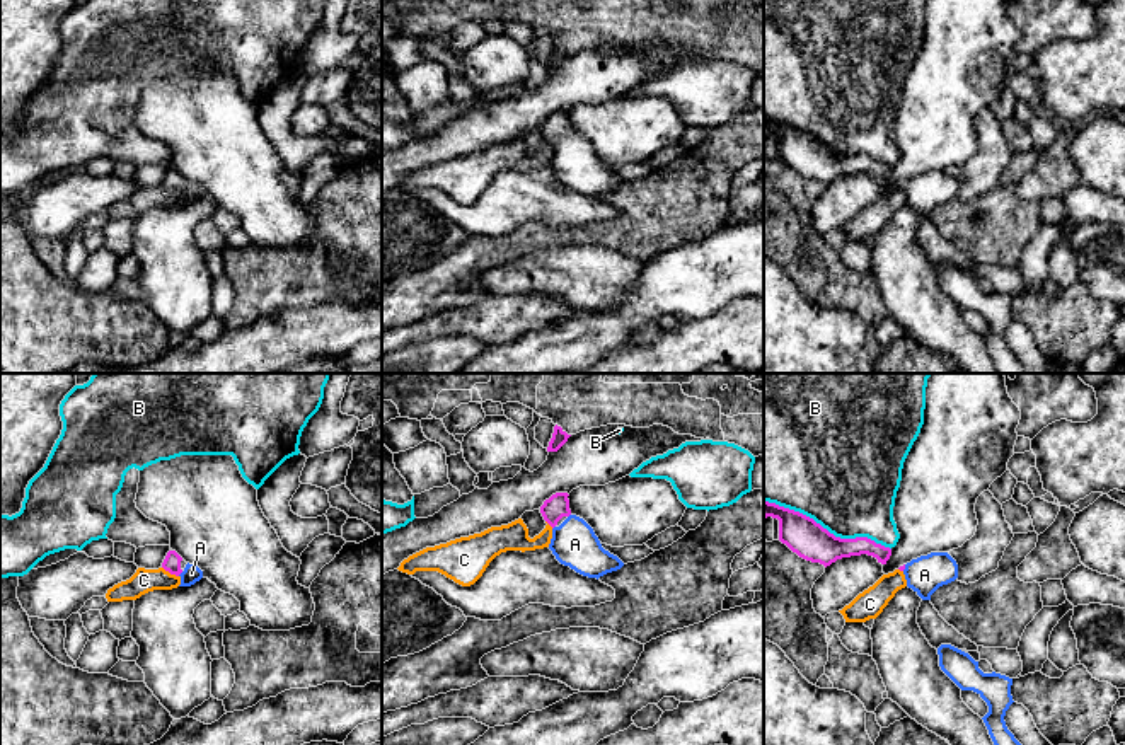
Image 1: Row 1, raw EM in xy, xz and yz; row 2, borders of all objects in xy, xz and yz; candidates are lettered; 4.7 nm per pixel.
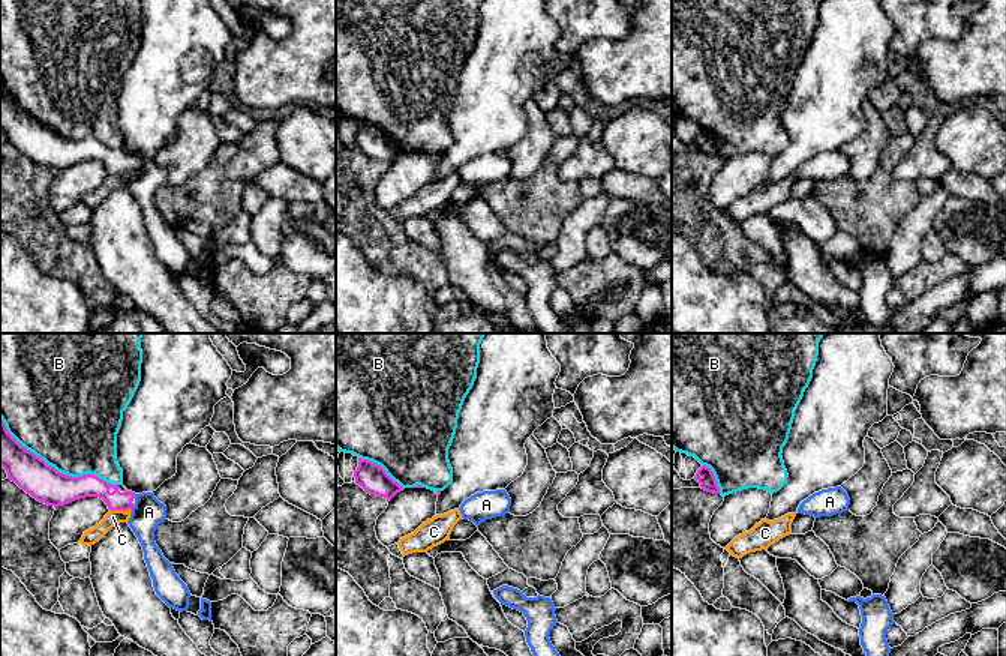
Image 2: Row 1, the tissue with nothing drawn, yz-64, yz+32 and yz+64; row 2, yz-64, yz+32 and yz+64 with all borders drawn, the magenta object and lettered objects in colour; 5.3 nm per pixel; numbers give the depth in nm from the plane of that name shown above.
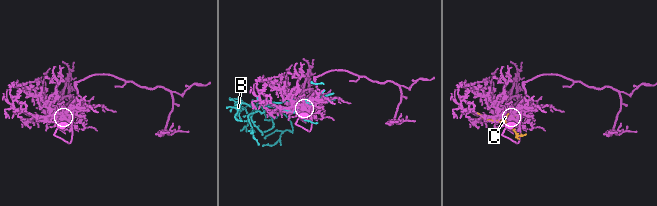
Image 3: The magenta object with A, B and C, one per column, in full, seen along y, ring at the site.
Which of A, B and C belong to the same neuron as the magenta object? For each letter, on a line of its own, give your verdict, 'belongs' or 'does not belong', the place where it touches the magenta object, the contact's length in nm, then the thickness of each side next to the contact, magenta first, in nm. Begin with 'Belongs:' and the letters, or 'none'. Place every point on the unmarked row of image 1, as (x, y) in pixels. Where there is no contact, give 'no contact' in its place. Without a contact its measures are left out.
Belongs: A
A: belongs; contact xy (179, 191); length 40 nm; calibres 80 and 90 nm
B: does not belong; contact yz (825, 147); length 650 nm; calibres 180 and 480 nm
C: does not belong; contact xy (171, 191); length 90 nm; calibres 80 and 110 nm

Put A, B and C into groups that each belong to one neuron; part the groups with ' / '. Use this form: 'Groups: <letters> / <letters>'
Groups: A / B / C

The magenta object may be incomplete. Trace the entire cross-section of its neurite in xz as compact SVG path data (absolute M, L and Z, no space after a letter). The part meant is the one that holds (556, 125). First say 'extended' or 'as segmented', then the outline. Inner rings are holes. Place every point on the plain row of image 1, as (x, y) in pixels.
extended | M556 111L540 124L544 138L552 145L549 167L556 177L588 196L617 189L624 181L605 169L593 147L569 128L568 111Z

